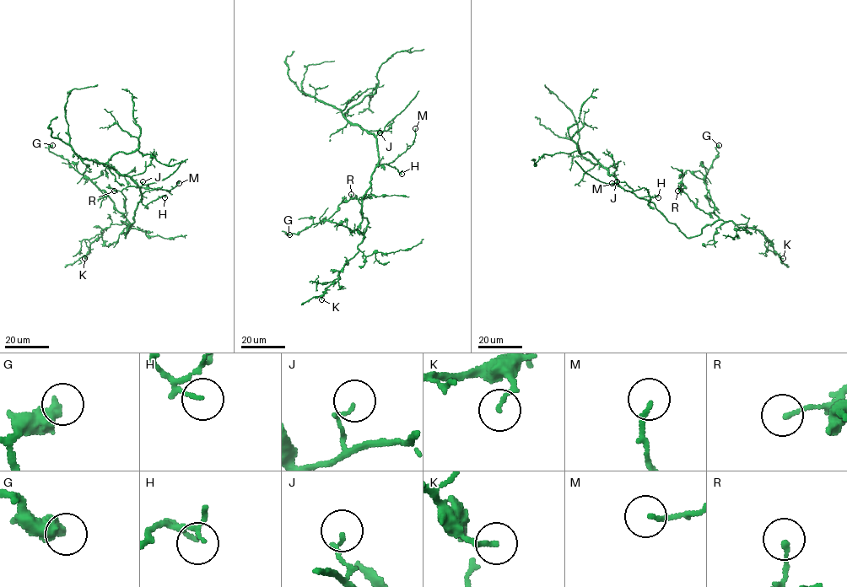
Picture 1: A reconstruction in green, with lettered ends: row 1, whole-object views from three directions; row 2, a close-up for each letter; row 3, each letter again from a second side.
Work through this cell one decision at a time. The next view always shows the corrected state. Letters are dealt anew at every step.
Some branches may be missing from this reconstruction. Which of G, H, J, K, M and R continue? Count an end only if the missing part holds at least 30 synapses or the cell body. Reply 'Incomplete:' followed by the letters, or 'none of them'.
Incomplete: none of them

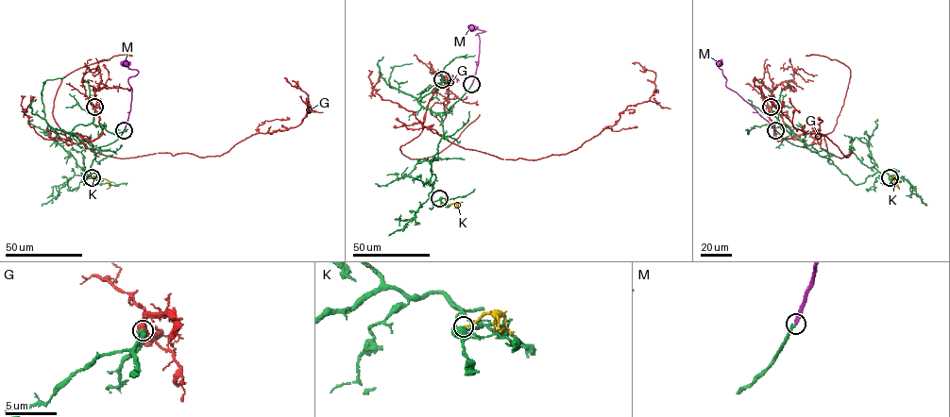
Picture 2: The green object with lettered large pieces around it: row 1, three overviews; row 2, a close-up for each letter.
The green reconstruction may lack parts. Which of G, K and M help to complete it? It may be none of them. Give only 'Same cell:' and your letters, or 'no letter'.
Same cell: M

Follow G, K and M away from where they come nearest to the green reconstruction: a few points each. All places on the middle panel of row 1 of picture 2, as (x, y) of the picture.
G: (442, 79), (424, 127), (466, 149), (536, 159), (576, 150), (650, 100), (655, 73), (632, 63)
K: (439, 198), (444, 204), (455, 203), (457, 207), (454, 208)
M: (471, 85), (478, 63), (479, 37), (476, 35), (485, 31), (467, 25)

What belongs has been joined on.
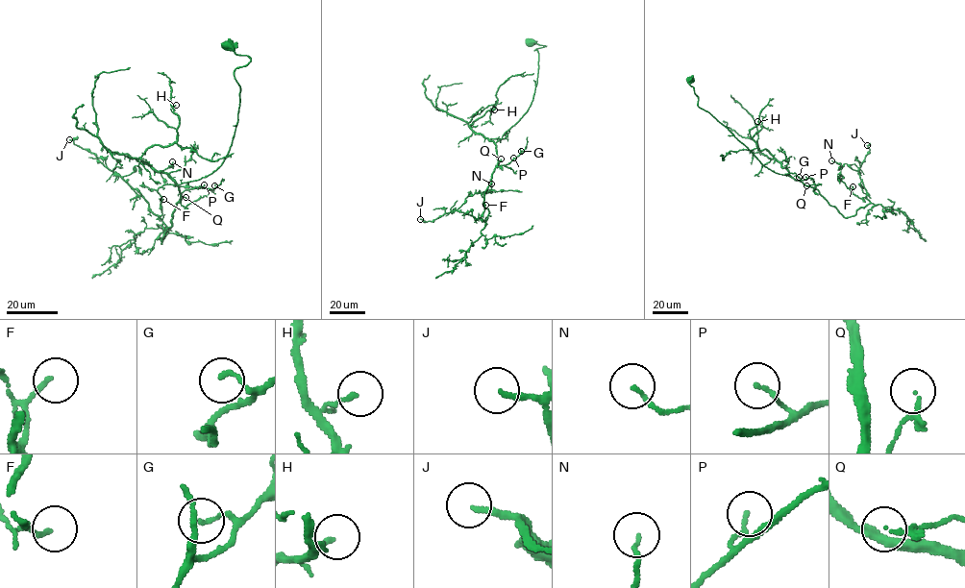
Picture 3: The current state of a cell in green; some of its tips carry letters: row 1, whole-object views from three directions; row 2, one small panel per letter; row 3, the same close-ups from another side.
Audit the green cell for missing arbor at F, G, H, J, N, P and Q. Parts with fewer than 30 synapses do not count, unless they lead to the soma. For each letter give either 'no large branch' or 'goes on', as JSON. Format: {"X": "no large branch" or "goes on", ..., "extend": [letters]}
{"F": "no large branch", "G": "no large branch", "H": "no large branch", "J": "goes on", "N": "no large branch", "P": "no large branch", "Q": "no large branch", "extend": ["J"]}

